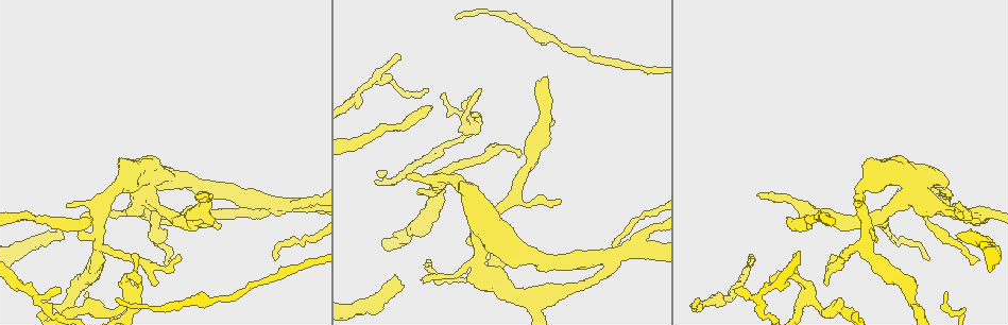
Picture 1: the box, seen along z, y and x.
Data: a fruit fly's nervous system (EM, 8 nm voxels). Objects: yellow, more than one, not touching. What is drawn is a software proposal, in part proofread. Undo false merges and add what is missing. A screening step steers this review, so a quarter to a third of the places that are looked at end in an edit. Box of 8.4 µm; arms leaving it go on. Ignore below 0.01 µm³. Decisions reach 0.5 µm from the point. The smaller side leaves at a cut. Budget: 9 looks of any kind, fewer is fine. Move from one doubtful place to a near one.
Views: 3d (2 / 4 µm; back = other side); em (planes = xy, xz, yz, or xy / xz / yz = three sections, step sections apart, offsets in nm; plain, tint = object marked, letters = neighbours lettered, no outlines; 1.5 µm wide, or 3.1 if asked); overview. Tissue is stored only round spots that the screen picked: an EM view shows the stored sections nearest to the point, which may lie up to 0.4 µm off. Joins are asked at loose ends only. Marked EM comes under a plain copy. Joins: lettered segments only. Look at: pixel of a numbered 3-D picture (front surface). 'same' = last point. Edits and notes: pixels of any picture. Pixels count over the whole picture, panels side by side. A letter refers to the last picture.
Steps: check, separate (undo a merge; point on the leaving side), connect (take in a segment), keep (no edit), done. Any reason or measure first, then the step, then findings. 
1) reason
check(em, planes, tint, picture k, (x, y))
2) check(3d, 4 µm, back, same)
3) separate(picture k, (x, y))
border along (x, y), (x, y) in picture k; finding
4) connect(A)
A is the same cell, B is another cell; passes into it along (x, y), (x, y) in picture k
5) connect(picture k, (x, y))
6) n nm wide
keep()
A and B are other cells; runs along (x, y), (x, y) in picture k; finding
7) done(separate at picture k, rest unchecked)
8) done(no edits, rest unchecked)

thin end
check(3d, 2 µm, picture 1, (825, 282))

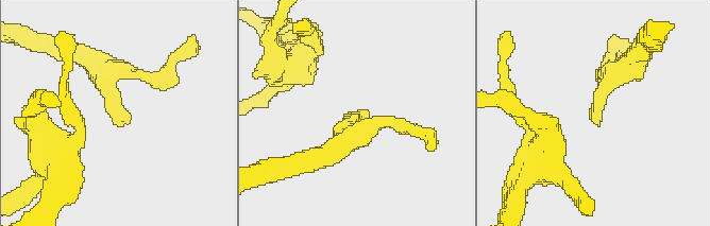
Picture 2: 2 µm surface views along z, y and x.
shape alone is not enough
check(em, planes, letters, picture 2, (365, 111))

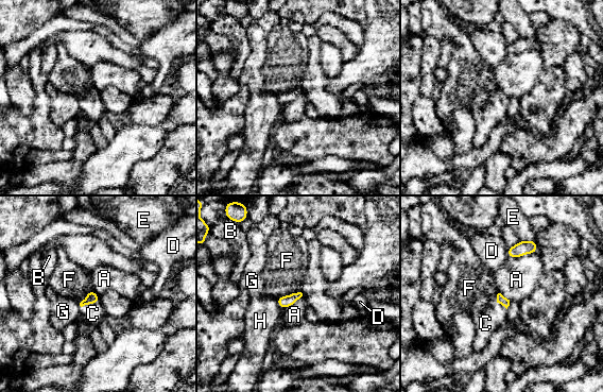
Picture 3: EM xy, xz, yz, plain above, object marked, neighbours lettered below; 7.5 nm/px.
A touches over 240 nm
connect(C)
C is the same cell, A, B, D, E, F, G and H are other cells; it goes on there

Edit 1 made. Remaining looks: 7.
check(overview)

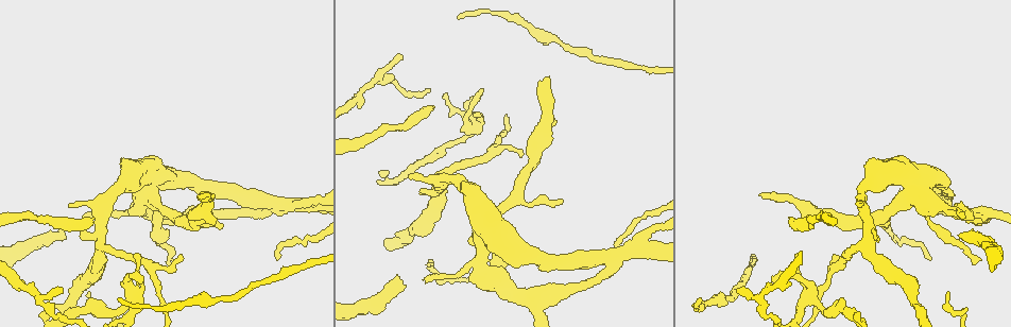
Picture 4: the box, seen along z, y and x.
branch stops here
check(3d, 2 µm, picture 4, (859, 206))

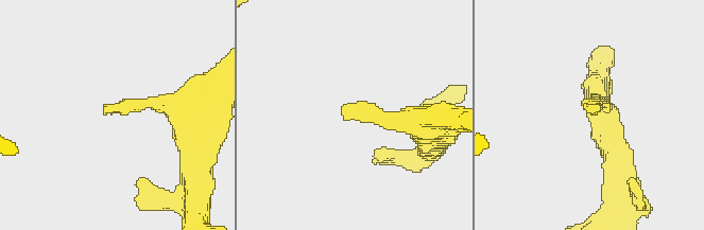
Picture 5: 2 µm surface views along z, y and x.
now the EM
check(em, xz, step 4, tint, picture 5, (342, 109))

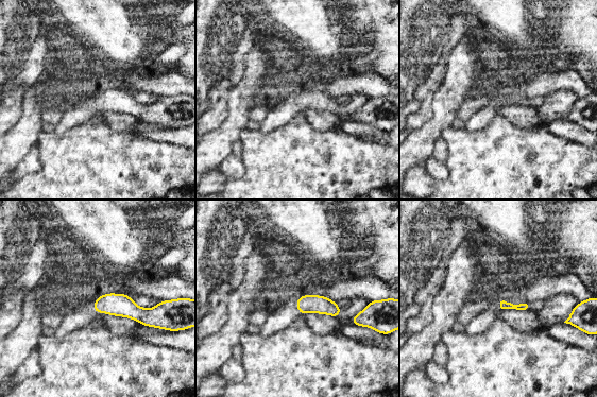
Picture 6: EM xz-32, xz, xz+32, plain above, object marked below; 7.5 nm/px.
cut it another way
check(em, planes, letters, same)

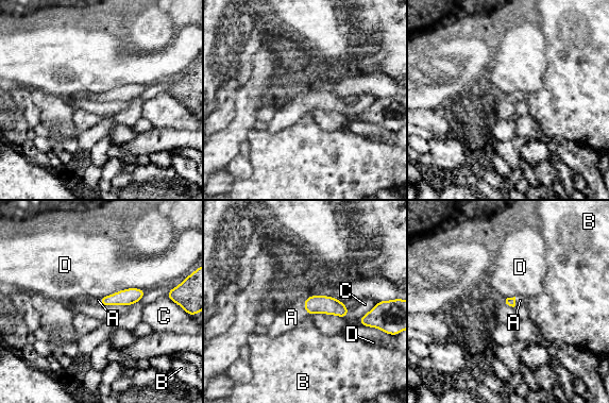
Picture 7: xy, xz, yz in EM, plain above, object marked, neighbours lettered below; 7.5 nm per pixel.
connect(A)
A is the same cell, B, C and D are other cells; it goes on there

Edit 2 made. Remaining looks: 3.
a fork
check(3d, 2 µm, picture 4, (379, 79))

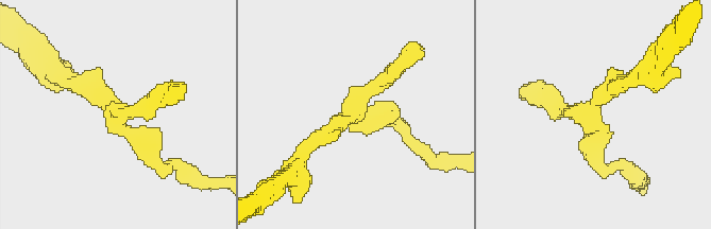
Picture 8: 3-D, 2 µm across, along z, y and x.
check(em, planes, tint, picture 8, (588, 111))

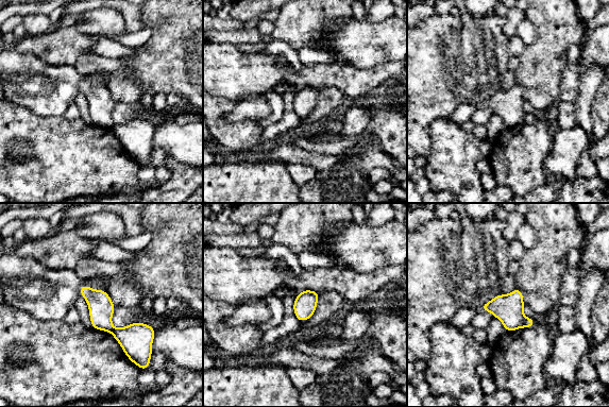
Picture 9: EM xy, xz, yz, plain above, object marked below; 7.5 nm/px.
check(em, planes, letters, same)

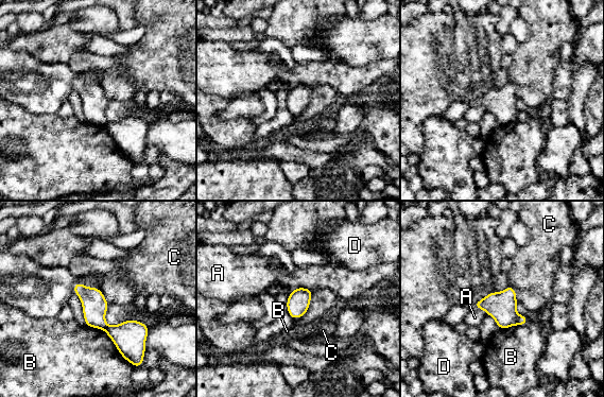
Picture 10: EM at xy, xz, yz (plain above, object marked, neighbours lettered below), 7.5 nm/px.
separate(picture 10, (501, 306))
A, B, C and D are other cells; border along (518, 315), (515, 324) in picture 10; two neurons meet here

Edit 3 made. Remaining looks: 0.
done(connect at picture 3, connect at picture 7, separate at picture 10, rest unchecked)

